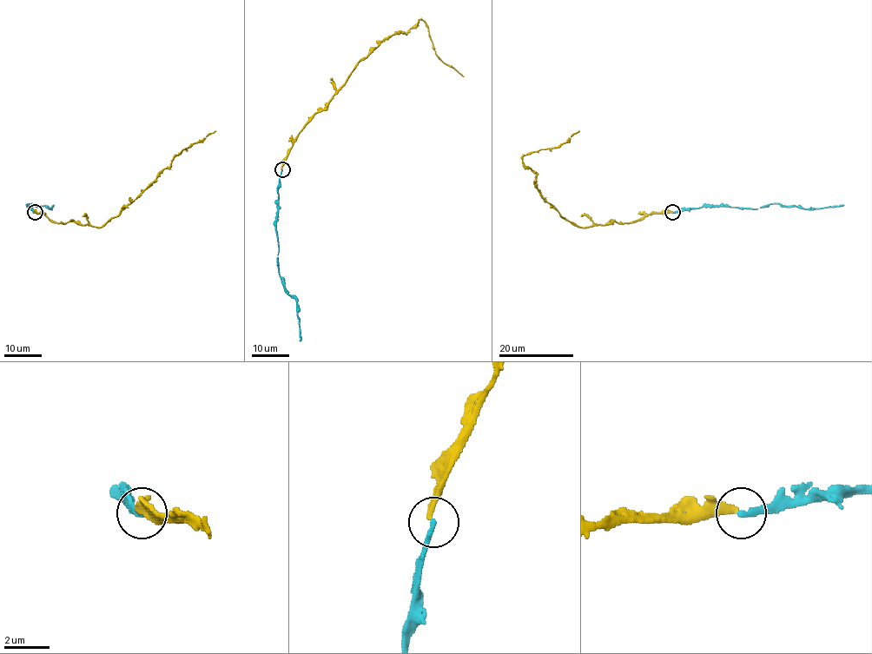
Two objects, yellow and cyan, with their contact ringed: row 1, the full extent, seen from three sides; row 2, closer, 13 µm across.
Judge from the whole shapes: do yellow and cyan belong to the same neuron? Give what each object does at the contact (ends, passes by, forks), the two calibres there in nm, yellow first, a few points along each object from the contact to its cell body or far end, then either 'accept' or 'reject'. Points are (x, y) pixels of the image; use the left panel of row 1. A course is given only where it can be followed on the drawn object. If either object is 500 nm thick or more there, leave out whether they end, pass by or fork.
yellow ends; cyan ends; calibres 260 and 240 nm; course yellow (34, 212), (39, 212), (56, 222), (75, 221), (102, 227), (115, 218), (180, 152), (215, 130); course cyan (35, 212), (30, 204), (49, 208), (52, 205); reject

